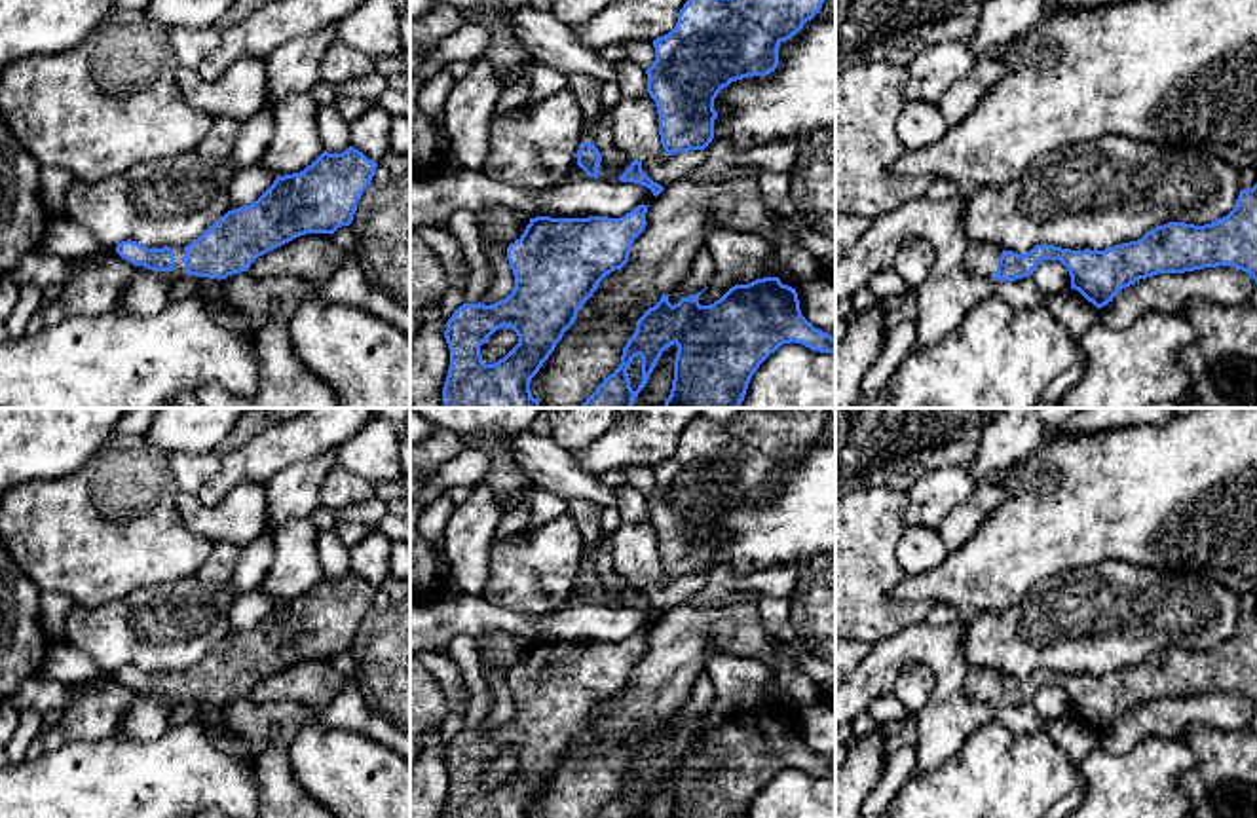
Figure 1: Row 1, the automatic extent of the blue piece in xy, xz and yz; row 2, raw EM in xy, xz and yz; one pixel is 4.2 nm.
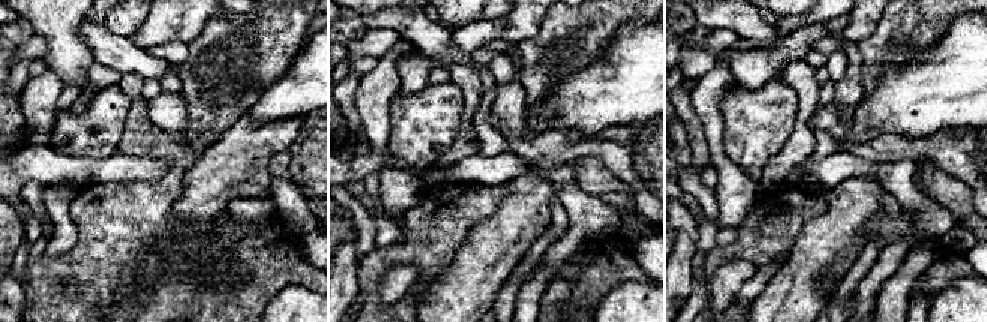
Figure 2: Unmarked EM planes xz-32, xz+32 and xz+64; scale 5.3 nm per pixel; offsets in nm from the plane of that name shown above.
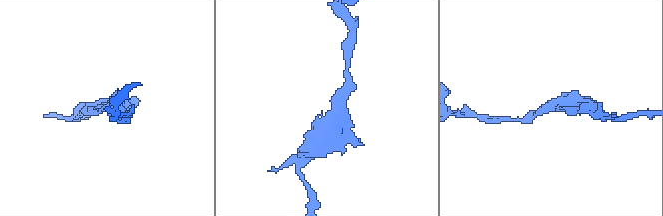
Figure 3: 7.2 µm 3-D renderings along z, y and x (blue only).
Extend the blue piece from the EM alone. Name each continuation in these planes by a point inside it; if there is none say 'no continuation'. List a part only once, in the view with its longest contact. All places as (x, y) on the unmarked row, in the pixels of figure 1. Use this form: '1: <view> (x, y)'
1: xy (179, 693)

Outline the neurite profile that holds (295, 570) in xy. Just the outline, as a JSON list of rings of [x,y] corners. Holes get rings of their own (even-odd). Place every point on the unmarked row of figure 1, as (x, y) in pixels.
[[[292,518],[272,531],[275,556],[260,588],[275,604],[304,596],[325,577],[317,533],[310,518]]]

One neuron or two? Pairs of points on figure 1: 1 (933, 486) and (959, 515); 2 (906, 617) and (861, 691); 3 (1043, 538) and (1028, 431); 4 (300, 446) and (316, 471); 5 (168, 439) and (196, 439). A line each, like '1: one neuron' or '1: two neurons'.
1: two neurons
2: two neurons
3: two neurons
4: two neurons
5: one neuron

